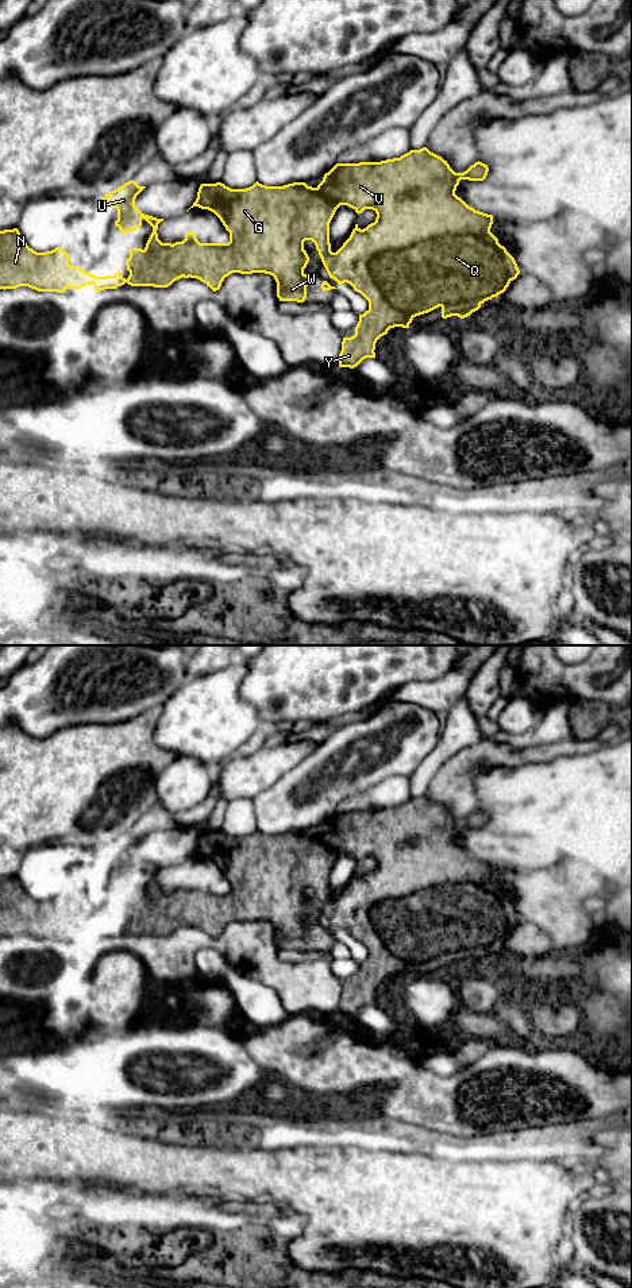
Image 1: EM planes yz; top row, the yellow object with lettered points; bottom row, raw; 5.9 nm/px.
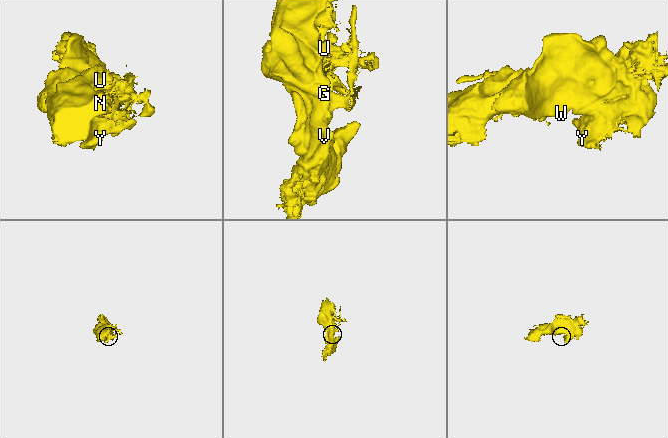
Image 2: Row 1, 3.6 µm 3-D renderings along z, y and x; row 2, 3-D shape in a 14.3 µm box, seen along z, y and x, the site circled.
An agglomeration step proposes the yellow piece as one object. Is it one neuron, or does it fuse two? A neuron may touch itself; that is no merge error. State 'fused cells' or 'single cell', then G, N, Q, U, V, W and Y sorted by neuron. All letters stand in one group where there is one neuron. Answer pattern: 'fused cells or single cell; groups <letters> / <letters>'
single cell; groups G N Q U V W Y

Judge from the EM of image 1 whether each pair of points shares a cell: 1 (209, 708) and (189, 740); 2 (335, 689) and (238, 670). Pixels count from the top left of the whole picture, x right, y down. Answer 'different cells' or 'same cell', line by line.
1: same cell
2: different cells

